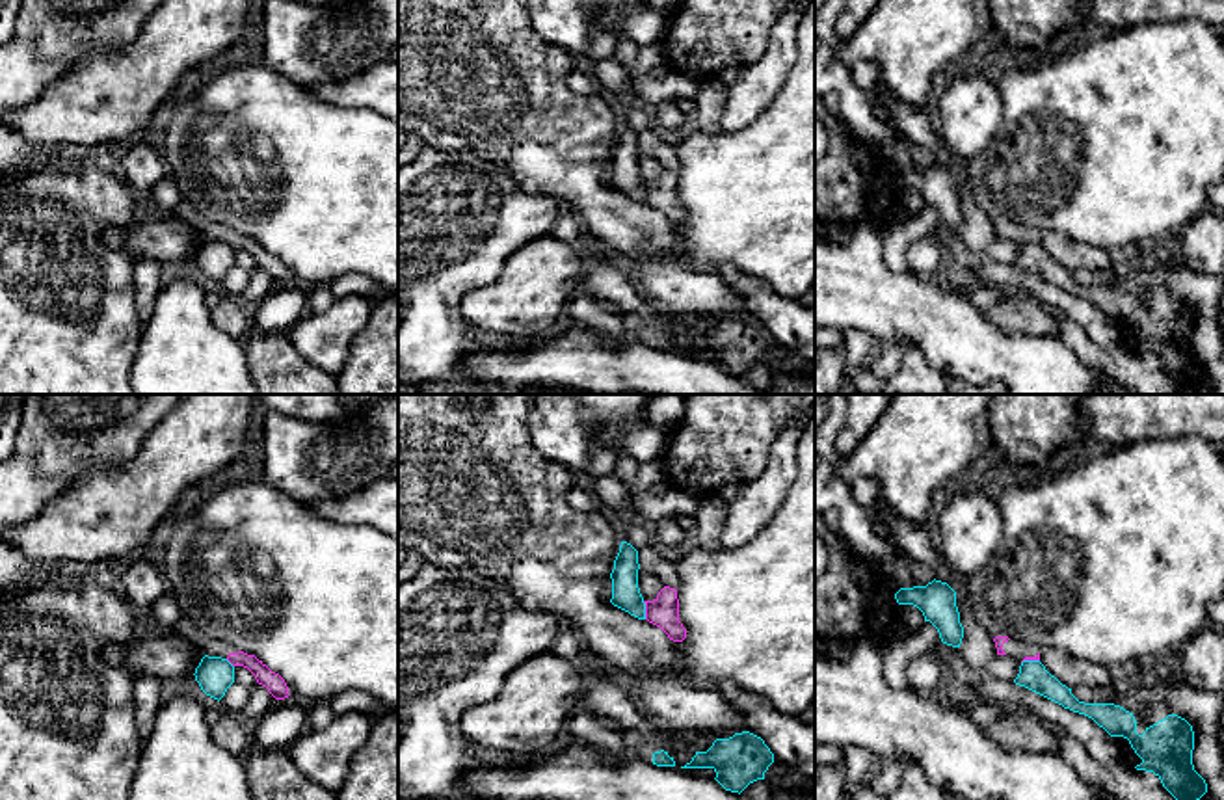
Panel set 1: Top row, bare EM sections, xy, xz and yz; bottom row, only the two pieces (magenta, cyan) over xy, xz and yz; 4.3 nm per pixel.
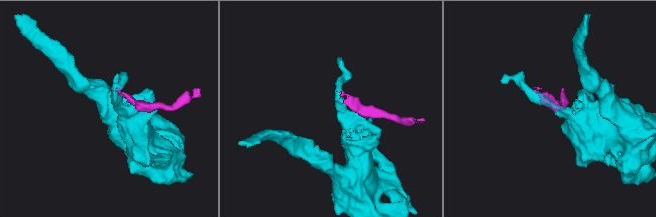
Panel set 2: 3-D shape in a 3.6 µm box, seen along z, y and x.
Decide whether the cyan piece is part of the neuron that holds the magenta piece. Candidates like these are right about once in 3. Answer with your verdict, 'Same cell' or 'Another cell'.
Another cell

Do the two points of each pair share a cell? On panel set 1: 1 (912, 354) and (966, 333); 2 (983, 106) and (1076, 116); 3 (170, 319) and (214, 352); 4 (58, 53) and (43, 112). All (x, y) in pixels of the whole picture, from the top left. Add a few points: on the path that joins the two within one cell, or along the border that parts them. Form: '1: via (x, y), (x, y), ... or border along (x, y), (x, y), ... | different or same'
1: border along (908, 345), (914, 345), (944, 374) | different
2: border along (996, 75), (1001, 125), (984, 149) | different
3: via (181, 330), (203, 352) | same
4: border along (86, 56), (56, 79), (39, 97), (19, 108) | different

